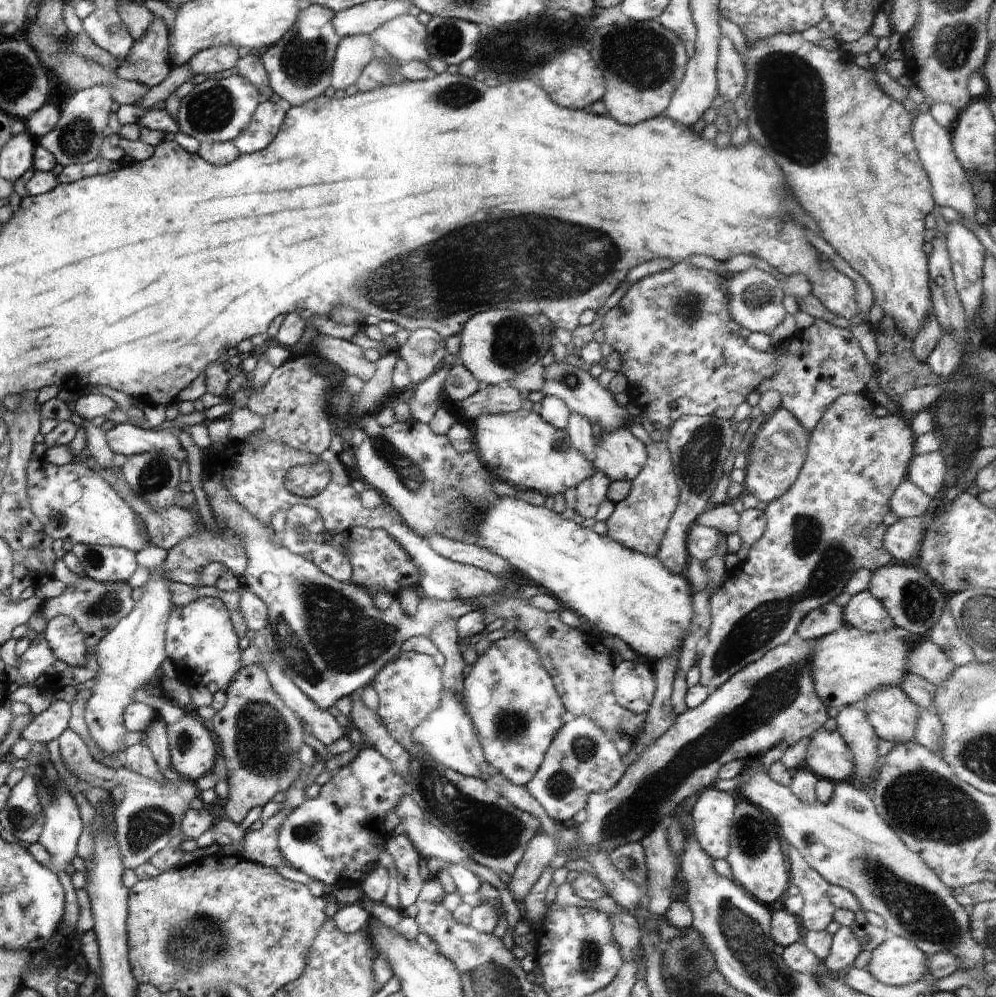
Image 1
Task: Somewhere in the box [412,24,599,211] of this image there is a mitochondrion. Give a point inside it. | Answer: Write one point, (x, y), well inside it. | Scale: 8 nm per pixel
(455, 96)

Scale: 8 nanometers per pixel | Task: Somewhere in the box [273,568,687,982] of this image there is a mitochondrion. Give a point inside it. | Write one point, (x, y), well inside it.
(495, 831)

